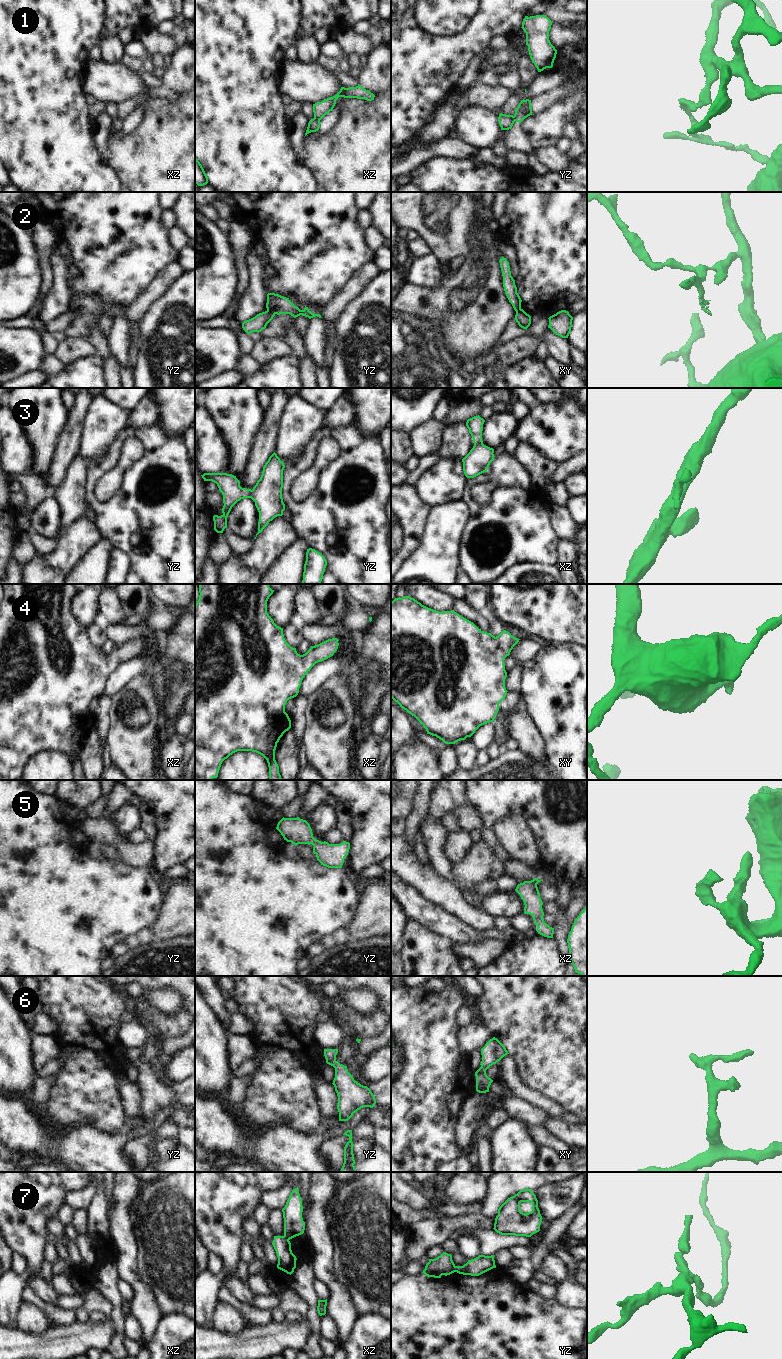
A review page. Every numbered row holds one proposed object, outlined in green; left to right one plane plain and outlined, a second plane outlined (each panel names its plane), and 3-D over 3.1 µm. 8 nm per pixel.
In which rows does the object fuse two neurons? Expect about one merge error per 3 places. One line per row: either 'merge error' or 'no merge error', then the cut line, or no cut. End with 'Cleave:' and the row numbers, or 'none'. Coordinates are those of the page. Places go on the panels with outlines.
1: merge error; cut xz (314, 117), (319, 120)
2: merge error; cut yz (267, 309), (275, 313)
3: merge error; cut xz (482, 442), (474, 445)
4: no merge error; cut none
5: no merge error; cut none
6: no merge error; cut none
7: merge error; cut yz (457, 1266), (455, 1271)
Cleave: 1, 2, 3, 7

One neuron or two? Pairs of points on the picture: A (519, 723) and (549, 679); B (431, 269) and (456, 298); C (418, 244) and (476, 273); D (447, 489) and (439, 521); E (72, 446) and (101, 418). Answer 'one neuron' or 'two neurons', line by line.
A: two neurons
B: two neurons
C: two neurons
D: two neurons
E: two neurons

